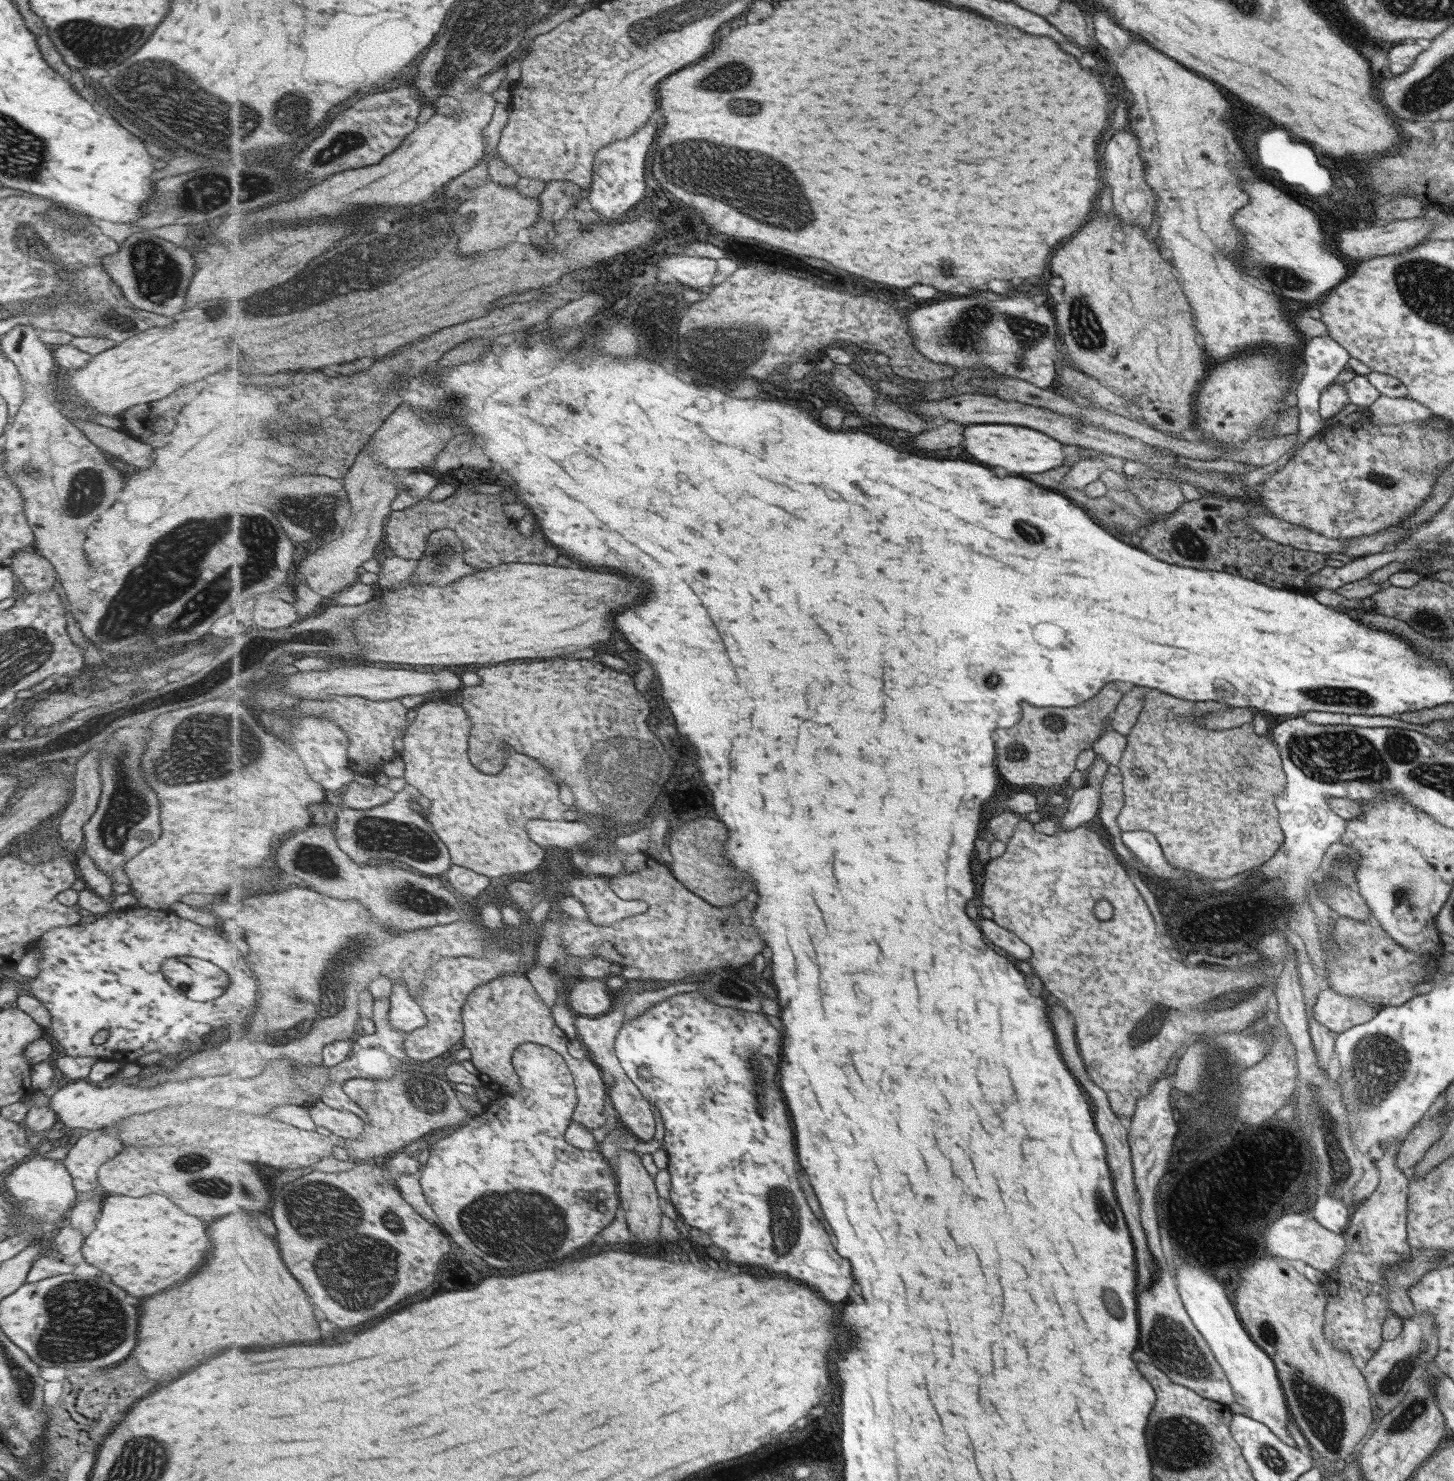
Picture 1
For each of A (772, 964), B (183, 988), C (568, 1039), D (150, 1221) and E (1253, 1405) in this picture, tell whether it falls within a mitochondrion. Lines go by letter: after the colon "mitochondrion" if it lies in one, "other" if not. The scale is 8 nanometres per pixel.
A: other
B: other
C: other
D: other
E: other

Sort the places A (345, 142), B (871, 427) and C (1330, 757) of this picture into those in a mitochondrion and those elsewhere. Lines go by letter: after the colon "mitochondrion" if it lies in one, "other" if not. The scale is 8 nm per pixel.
A: mitochondrion
B: other
C: mitochondrion

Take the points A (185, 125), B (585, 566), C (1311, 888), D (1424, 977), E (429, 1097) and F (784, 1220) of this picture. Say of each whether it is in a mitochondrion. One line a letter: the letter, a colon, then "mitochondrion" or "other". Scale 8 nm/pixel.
A: mitochondrion
B: other
C: other
D: other
E: mitochondrion
F: mitochondrion

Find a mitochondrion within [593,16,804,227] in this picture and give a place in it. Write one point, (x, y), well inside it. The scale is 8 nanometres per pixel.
(732, 79)

